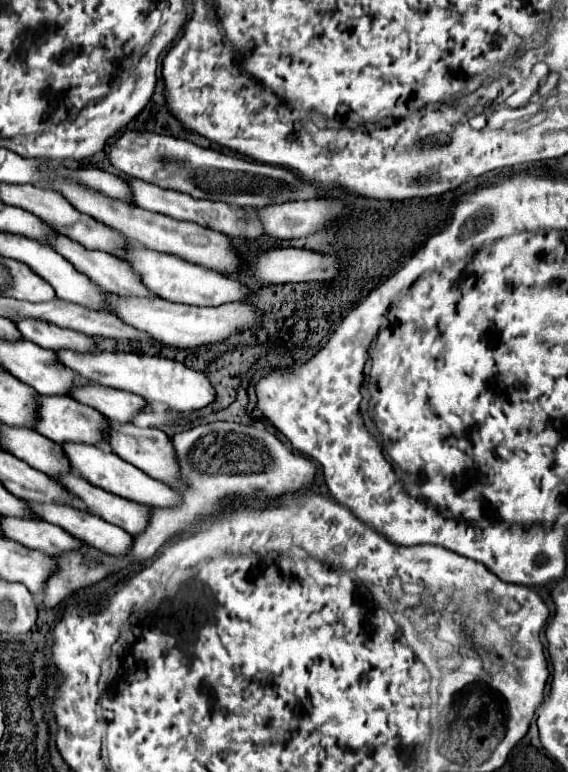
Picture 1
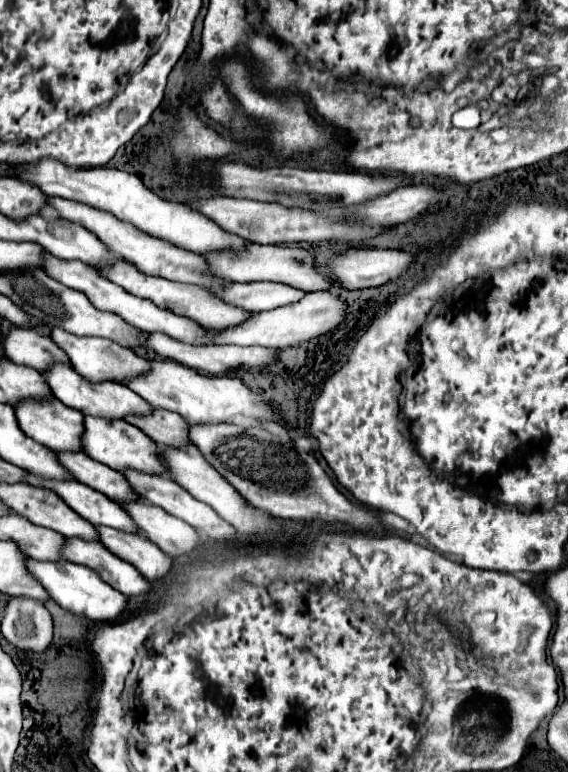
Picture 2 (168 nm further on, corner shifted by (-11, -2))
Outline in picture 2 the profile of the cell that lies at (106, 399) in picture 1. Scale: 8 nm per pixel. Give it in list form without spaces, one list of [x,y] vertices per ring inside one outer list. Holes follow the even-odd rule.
[[[152,409],[150,415],[128,415],[124,417],[130,425],[142,429],[152,441],[160,445],[186,445],[188,429],[178,413],[166,409]]]

